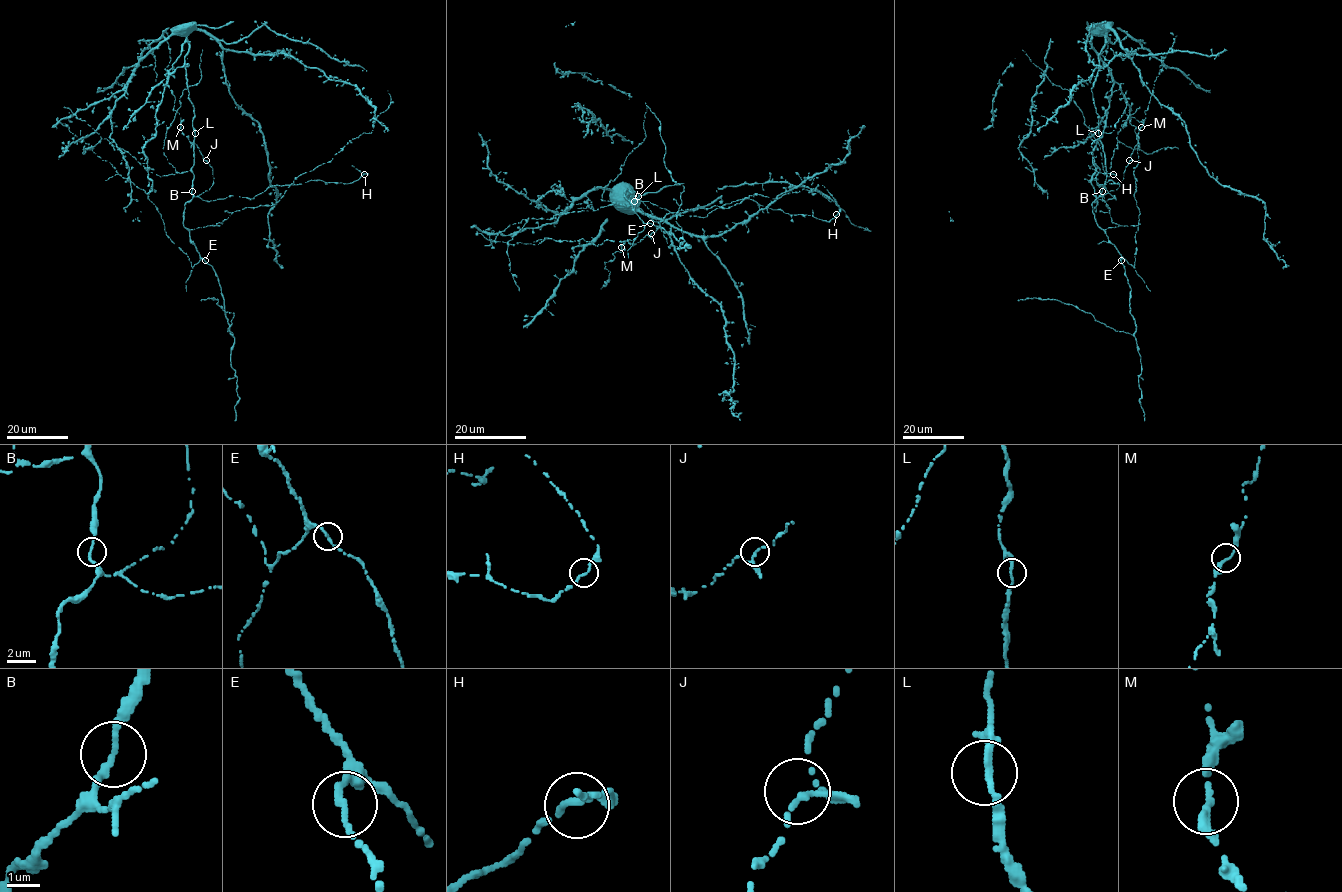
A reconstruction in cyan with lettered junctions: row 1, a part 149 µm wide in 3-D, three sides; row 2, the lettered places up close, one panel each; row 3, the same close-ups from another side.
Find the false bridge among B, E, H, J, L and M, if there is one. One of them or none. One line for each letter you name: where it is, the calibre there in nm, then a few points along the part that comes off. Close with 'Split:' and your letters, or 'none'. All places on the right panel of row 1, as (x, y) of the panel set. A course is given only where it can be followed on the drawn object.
Split: none

